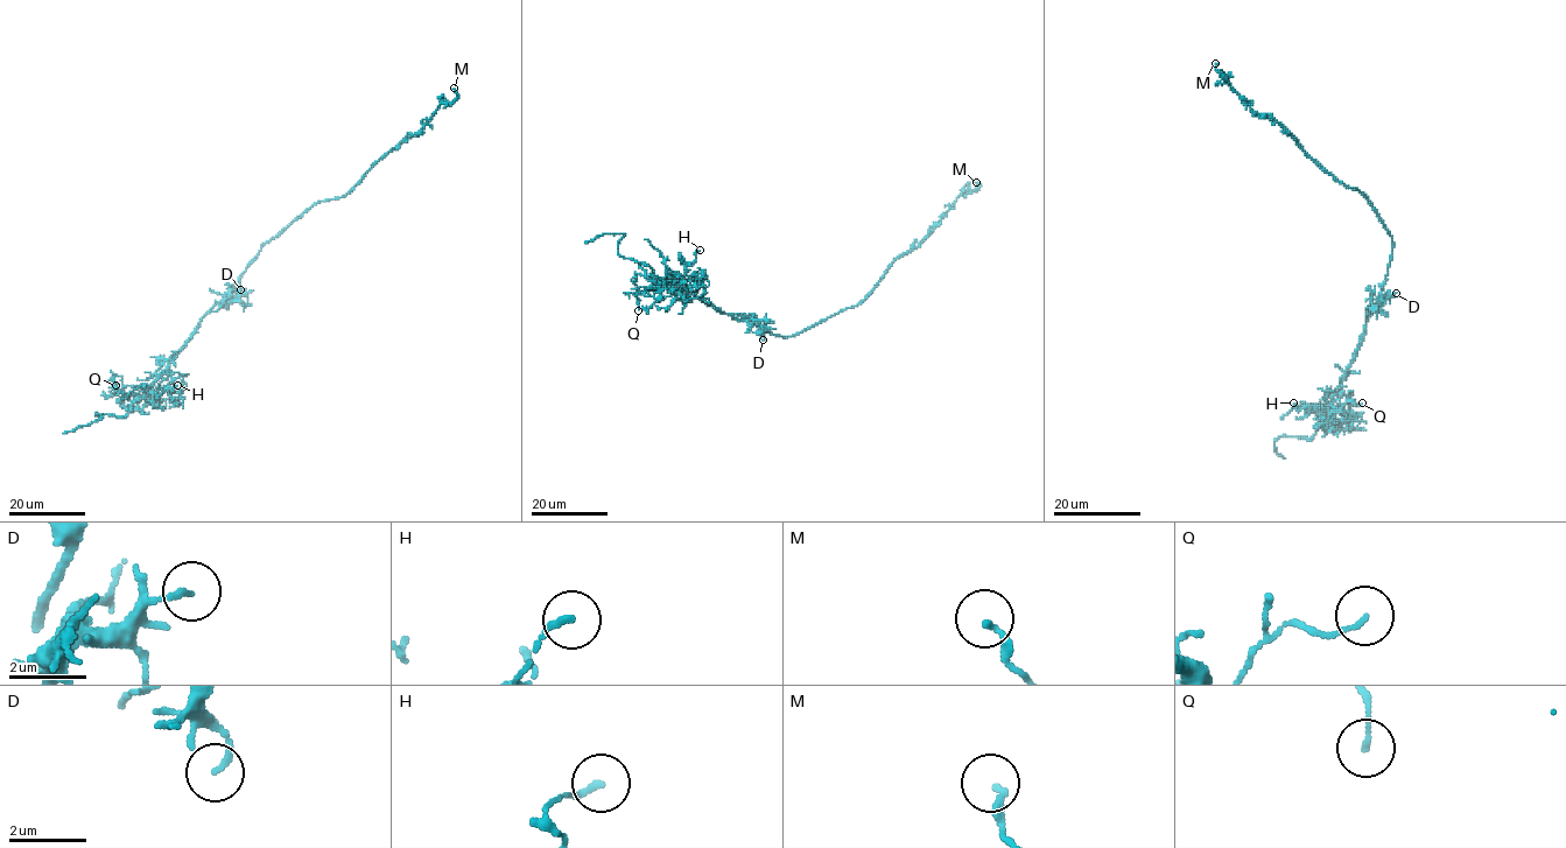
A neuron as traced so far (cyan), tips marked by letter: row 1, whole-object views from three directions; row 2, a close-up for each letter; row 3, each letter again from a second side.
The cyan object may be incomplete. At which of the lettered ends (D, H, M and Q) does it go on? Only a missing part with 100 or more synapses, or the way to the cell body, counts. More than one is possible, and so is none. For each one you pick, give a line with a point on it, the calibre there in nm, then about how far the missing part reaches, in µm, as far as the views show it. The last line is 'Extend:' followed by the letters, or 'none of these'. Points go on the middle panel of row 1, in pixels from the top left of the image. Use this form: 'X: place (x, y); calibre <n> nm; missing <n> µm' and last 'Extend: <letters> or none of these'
Extend: none of these

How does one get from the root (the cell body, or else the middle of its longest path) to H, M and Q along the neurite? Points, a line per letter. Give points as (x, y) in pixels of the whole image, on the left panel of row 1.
H: (257, 258), (237, 287), (202, 319), (153, 387), (173, 391), (177, 385)
M: (257, 258), (314, 205), (345, 195), (441, 104), (451, 103), (458, 95), (454, 88)
Q: (257, 258), (237, 287), (202, 319), (185, 345), (147, 387), (124, 386), (113, 393), (116, 385)

